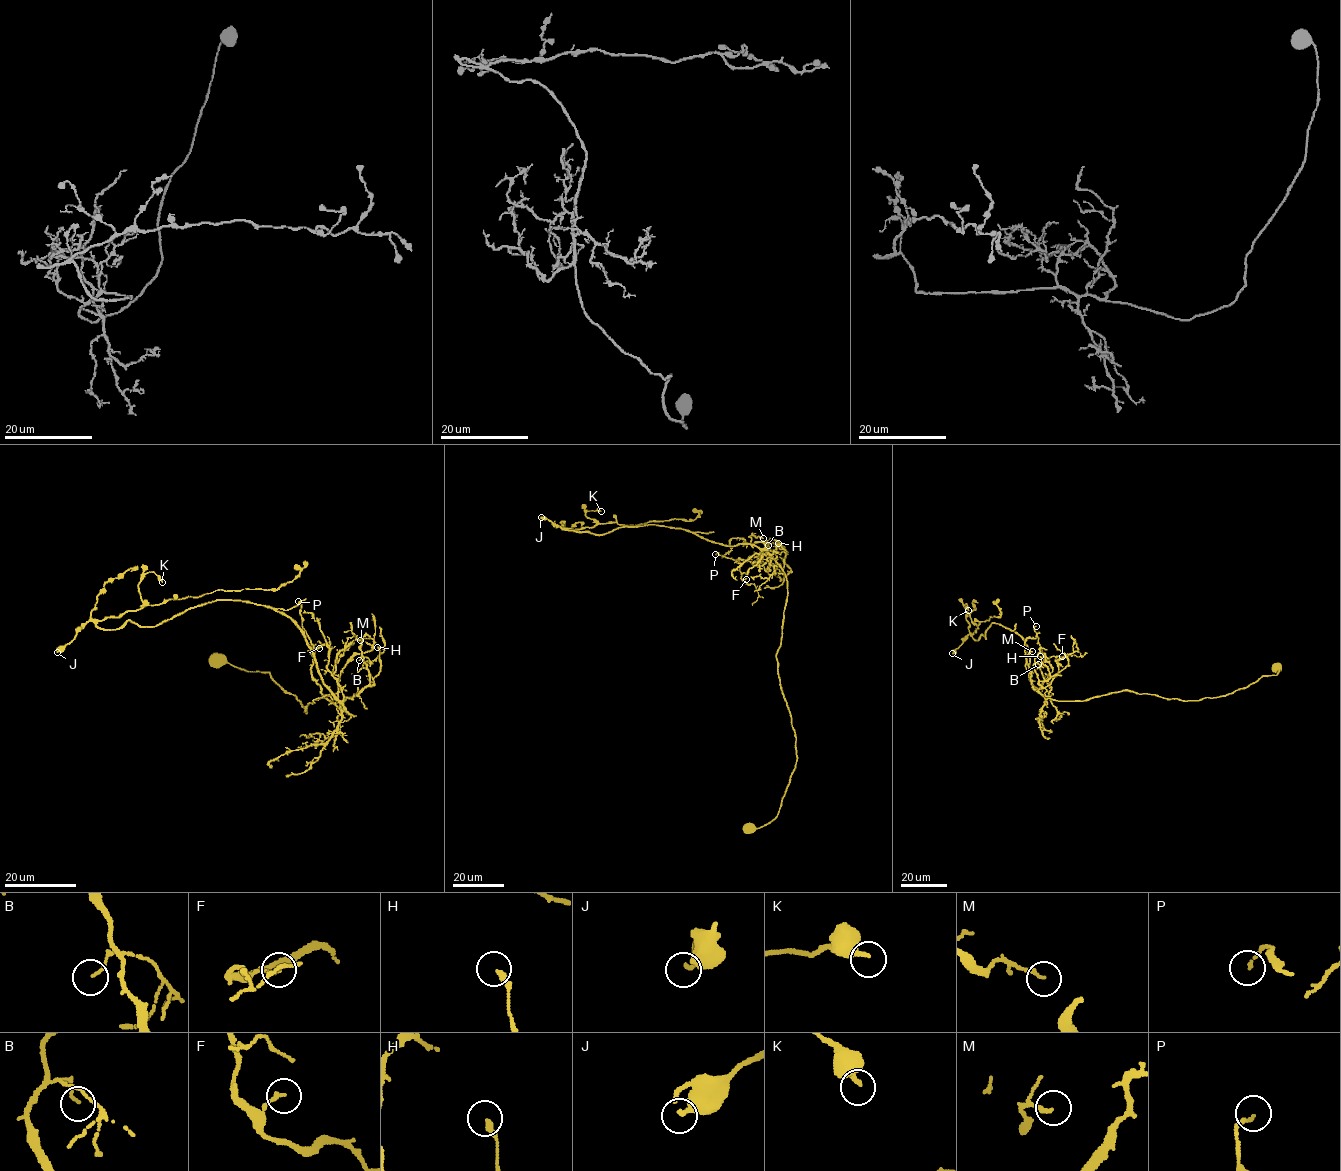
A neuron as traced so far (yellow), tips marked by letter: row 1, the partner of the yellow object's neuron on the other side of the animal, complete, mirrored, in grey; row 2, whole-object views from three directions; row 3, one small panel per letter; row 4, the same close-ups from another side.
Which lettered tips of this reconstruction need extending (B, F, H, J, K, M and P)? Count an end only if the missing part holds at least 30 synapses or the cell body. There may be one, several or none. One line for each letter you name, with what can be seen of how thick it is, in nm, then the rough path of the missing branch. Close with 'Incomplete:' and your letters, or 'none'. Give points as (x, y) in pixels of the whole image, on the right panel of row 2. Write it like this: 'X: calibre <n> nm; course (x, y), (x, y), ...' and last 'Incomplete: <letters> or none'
Incomplete: none

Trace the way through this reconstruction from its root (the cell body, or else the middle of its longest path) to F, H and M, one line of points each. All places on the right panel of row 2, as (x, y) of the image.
F: (1277, 667), (1276, 675), (1196, 700), (1130, 690), (1056, 701), (1047, 697), (1051, 688), (1041, 664), (1062, 656)
H: (1277, 667), (1276, 675), (1196, 700), (1130, 690), (1056, 701), (1038, 691), (1039, 681), (1050, 675), (1040, 656)
M: (1277, 667), (1276, 675), (1196, 700), (1130, 690), (1056, 701), (1031, 685), (1025, 663), (1032, 651)

